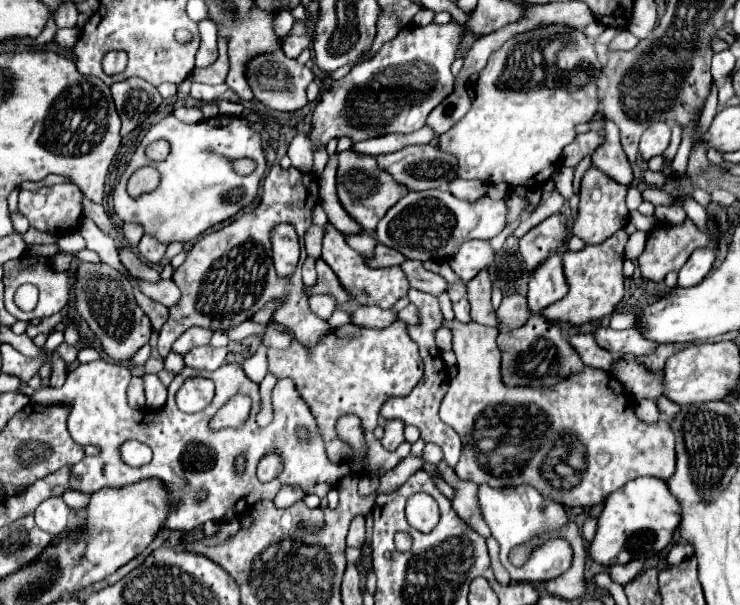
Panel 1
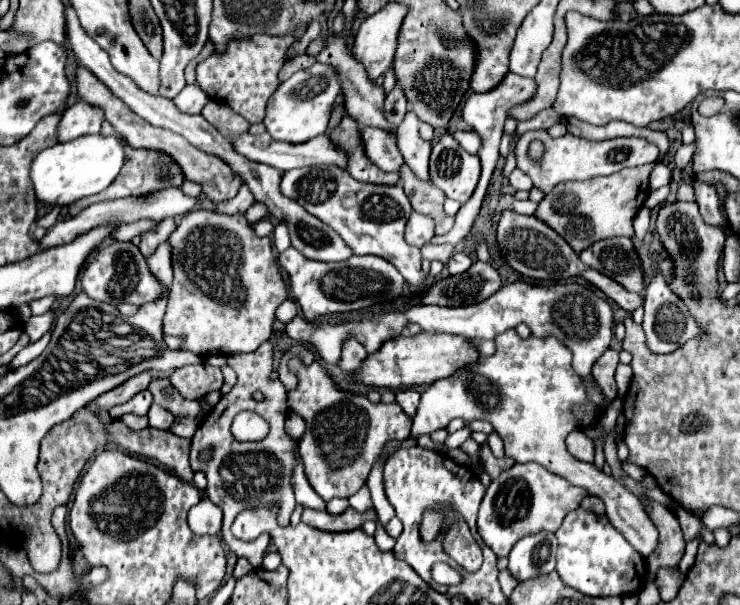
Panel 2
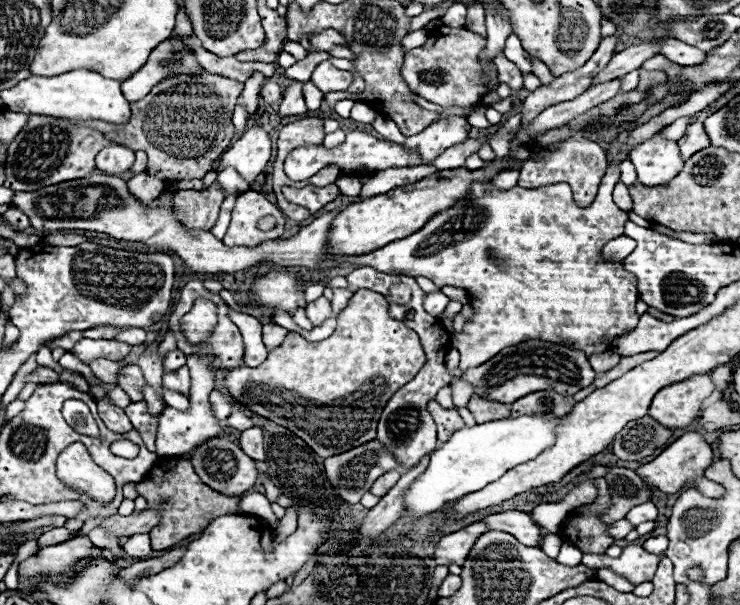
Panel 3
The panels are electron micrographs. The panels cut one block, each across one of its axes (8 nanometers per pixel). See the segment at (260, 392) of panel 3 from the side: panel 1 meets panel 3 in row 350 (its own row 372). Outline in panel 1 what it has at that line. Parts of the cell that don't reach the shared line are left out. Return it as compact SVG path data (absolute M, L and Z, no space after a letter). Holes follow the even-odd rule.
M402 320L384 330L346 324L326 332L316 346L304 346L292 338L292 344L284 350L268 348L268 364L276 378L290 378L296 384L302 400L318 420L326 440L326 454L332 462L348 462L348 456L352 456L352 448L336 436L336 420L344 414L354 414L362 422L364 438L368 440L368 474L382 476L410 454L410 444L404 442L390 452L372 434L376 428L376 404L410 394L424 376L416 342L408 336Z

